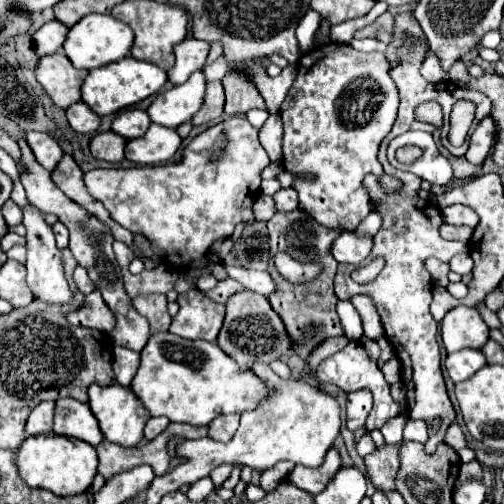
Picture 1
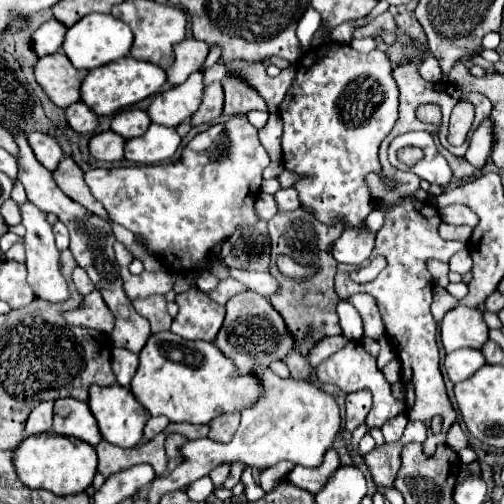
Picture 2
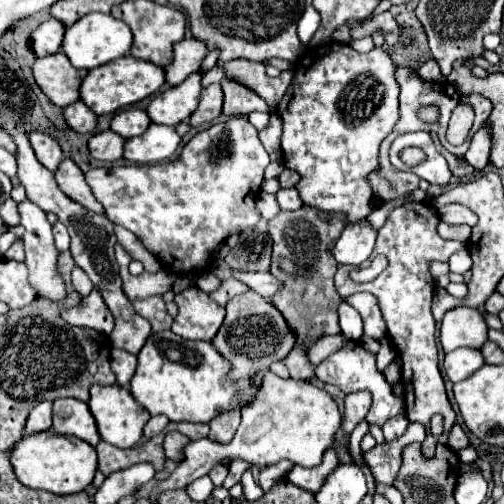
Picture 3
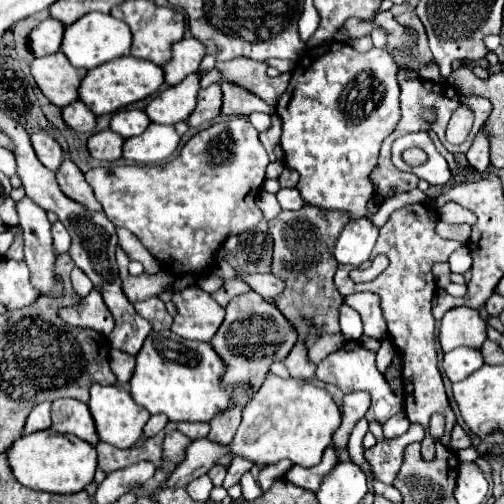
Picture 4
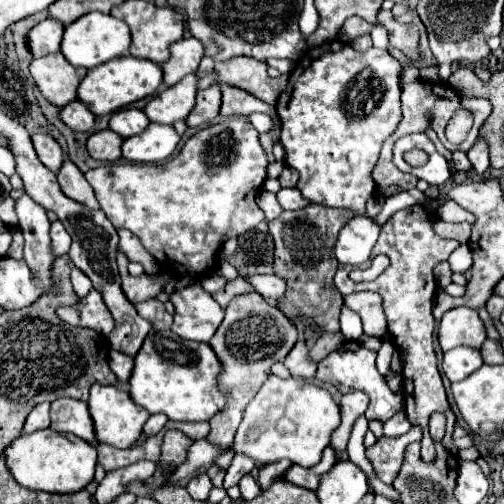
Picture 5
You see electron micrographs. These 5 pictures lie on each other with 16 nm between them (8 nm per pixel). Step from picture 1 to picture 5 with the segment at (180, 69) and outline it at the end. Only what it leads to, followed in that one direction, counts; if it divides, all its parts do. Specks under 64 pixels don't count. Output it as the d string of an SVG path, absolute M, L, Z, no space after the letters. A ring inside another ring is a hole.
M182 38L170 48L170 60L160 64L164 72L164 84L172 86L180 82L186 74L196 72L200 60L204 56L204 46L196 38Z

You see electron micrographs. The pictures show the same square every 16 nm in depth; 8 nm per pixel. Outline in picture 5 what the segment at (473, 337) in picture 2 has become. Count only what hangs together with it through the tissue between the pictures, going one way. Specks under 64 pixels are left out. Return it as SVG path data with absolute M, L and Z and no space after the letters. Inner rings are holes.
M460 306L460 308L448 310L442 316L440 328L438 328L438 342L444 352L456 346L480 348L484 340L486 340L486 330L476 310Z

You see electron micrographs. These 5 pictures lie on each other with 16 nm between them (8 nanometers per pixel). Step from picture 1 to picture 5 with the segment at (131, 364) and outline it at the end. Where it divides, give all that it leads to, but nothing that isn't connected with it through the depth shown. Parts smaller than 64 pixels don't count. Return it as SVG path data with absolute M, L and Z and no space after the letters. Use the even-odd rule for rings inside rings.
M110 350L108 354L108 362L110 362L110 368L112 372L118 376L118 382L120 384L126 384L130 374L132 374L132 364L134 360L122 352L116 352L116 350Z

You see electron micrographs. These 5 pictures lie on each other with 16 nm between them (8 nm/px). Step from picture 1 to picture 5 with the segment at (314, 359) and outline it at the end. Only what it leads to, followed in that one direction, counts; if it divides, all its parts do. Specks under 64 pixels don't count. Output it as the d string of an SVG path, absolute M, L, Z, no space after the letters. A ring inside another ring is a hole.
M341 332L323 333L316 343L310 348L310 357L314 362L319 363L330 352L336 350L336 345L345 341Z

